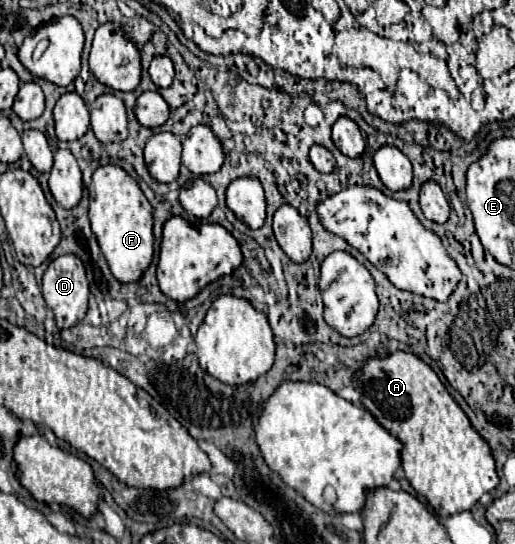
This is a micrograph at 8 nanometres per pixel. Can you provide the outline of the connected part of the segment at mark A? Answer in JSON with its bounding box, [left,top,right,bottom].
[355,352,499,518]

